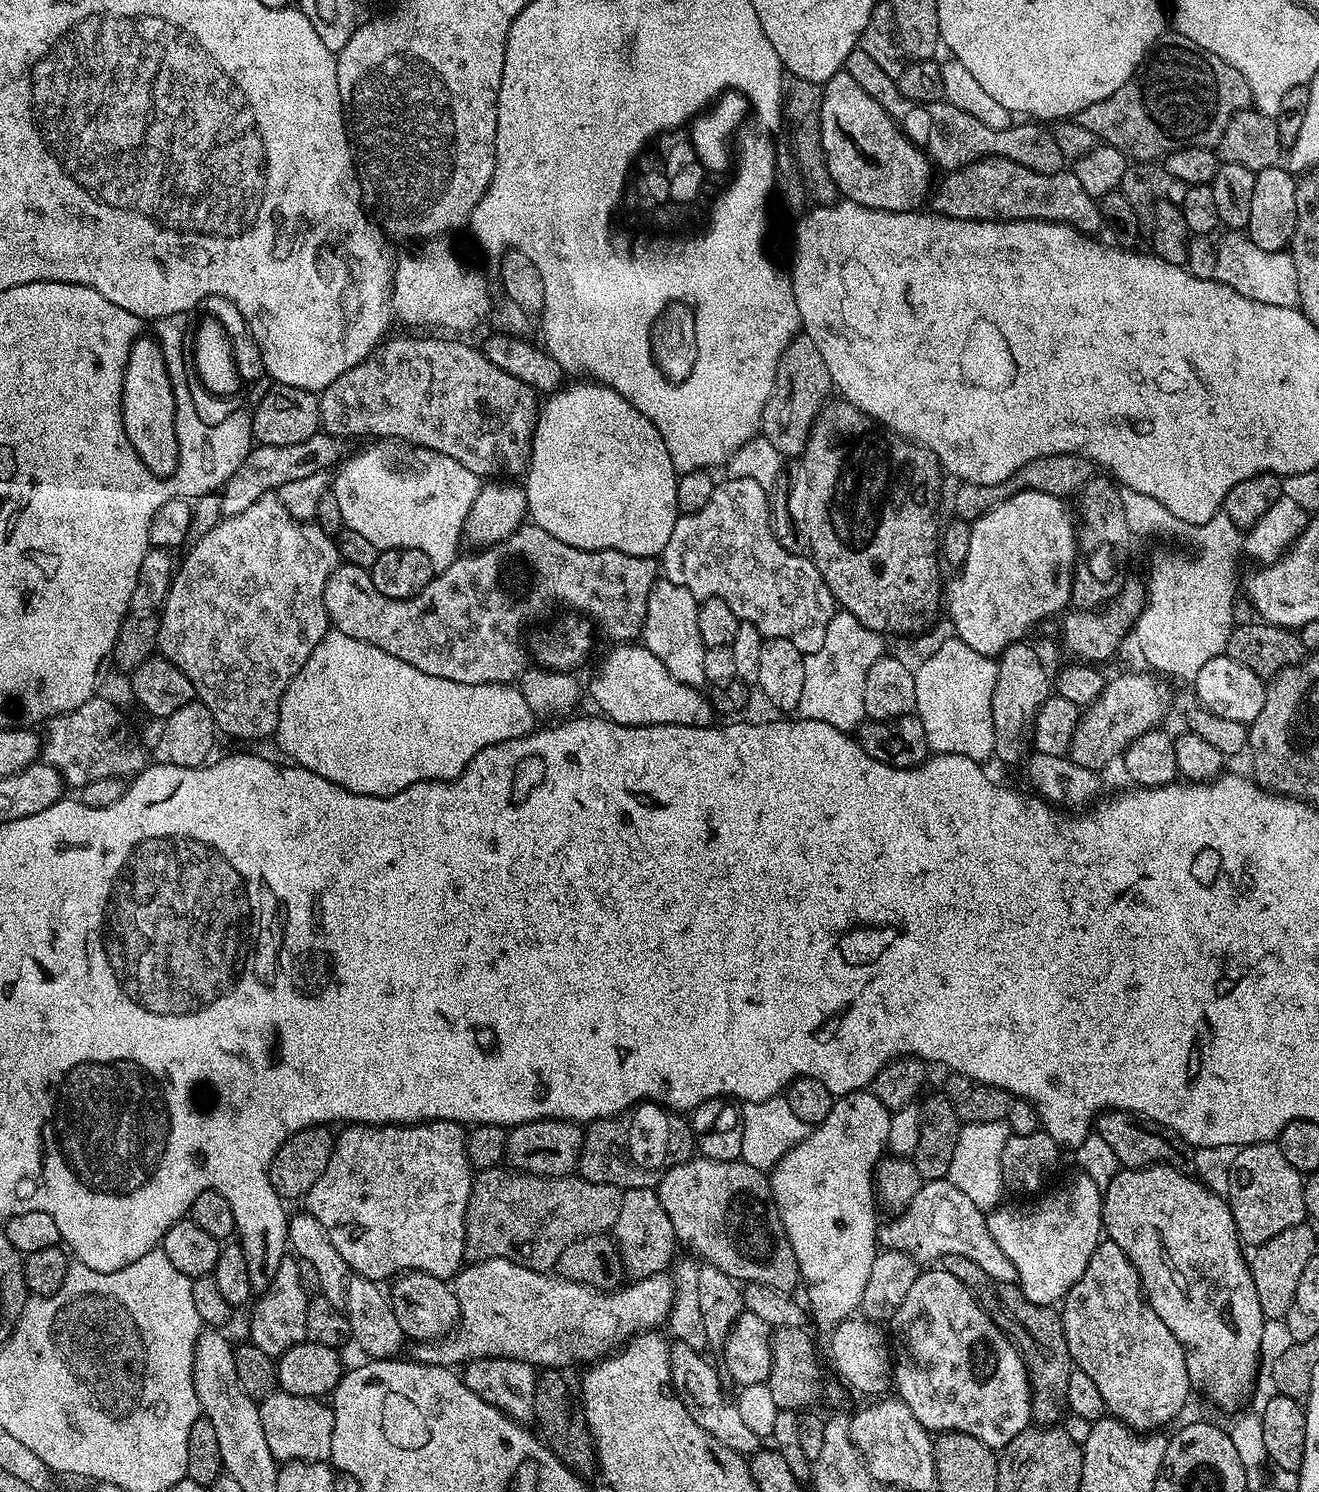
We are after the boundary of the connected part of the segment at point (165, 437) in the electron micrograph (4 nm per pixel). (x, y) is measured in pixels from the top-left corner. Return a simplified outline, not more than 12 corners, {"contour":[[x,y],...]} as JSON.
{"contour":[[137,337],[123,382],[124,429],[149,473],[179,456],[163,348]]}

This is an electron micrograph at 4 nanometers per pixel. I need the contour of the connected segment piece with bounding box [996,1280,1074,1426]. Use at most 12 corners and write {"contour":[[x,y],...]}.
{"contour":[[1002,1283],[1003,1308],[1030,1334],[1032,1416],[1042,1426],[1067,1411],[1074,1370],[1059,1309]]}

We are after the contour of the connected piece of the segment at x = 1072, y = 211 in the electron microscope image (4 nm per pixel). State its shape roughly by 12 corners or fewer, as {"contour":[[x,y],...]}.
{"contour":[[1001,156],[951,169],[931,211],[959,220],[1050,220],[1099,233],[1075,171]]}

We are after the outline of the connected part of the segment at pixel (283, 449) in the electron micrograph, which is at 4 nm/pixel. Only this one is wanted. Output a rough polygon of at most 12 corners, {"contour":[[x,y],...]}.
{"contour":[[325,432],[255,445],[220,492],[233,516],[286,482],[331,469],[343,444]]}

